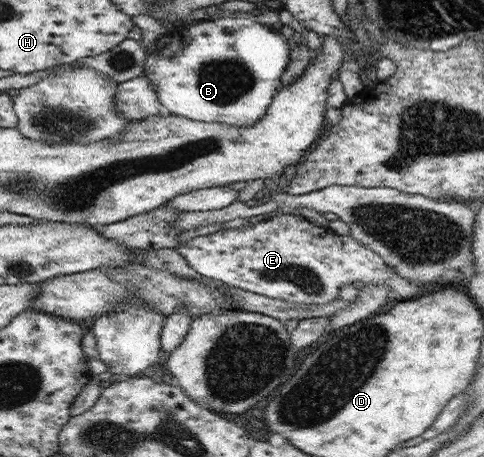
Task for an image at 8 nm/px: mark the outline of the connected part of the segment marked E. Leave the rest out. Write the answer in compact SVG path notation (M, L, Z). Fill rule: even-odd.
M277 212L275 217L271 217L267 220L263 217L262 221L259 219L258 222L255 221L255 223L248 223L247 225L243 225L243 227L229 228L225 230L221 229L213 234L199 235L189 241L179 243L176 246L176 249L177 252L179 252L179 254L181 254L181 256L189 262L189 266L193 268L193 270L197 270L197 272L201 273L203 276L207 276L207 278L216 279L224 284L237 286L237 288L243 288L243 290L249 290L265 296L273 297L275 300L287 300L291 304L328 304L340 296L341 287L345 284L375 283L375 285L381 285L385 283L385 285L389 287L391 296L397 296L400 300L409 300L411 296L415 298L415 294L427 294L427 292L419 292L419 288L423 288L423 286L420 286L417 283L412 283L409 279L405 279L405 277L401 277L401 275L397 274L393 268L390 268L387 264L385 264L385 261L381 258L381 256L379 256L379 254L373 252L373 250L369 247L359 244L359 242L357 242L357 240L355 240L351 235L338 235L330 226L315 226L315 224L311 223L308 219L305 219L305 217L301 215Z

